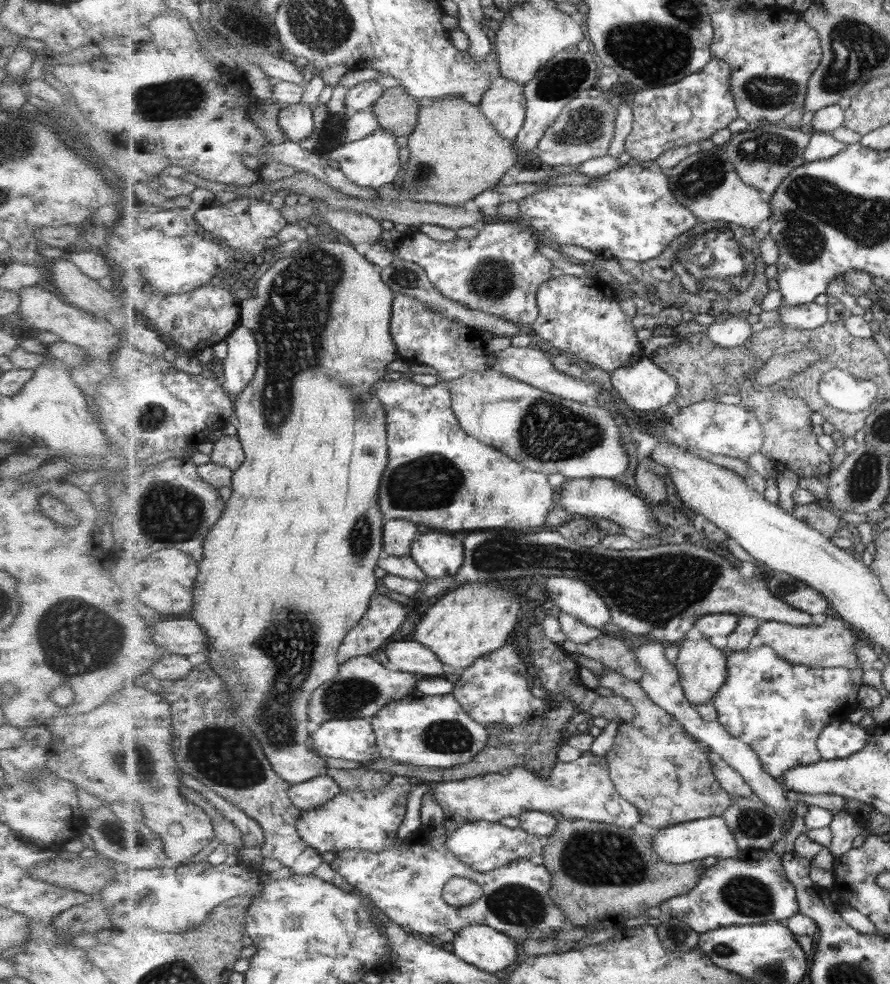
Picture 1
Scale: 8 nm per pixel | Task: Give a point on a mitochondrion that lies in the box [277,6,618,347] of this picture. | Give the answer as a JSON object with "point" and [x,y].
{"point":[492,280]}

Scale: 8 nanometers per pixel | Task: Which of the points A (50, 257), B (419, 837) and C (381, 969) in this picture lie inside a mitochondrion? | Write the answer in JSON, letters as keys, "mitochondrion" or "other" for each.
{"A":"other","B":"other","C":"other"}

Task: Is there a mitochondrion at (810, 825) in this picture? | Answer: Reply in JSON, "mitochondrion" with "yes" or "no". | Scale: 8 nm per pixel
{"mitochondrion":"no"}

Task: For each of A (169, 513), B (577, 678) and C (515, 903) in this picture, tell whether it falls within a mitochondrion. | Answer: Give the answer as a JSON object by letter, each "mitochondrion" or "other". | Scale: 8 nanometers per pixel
{"A":"mitochondrion","B":"other","C":"mitochondrion"}

